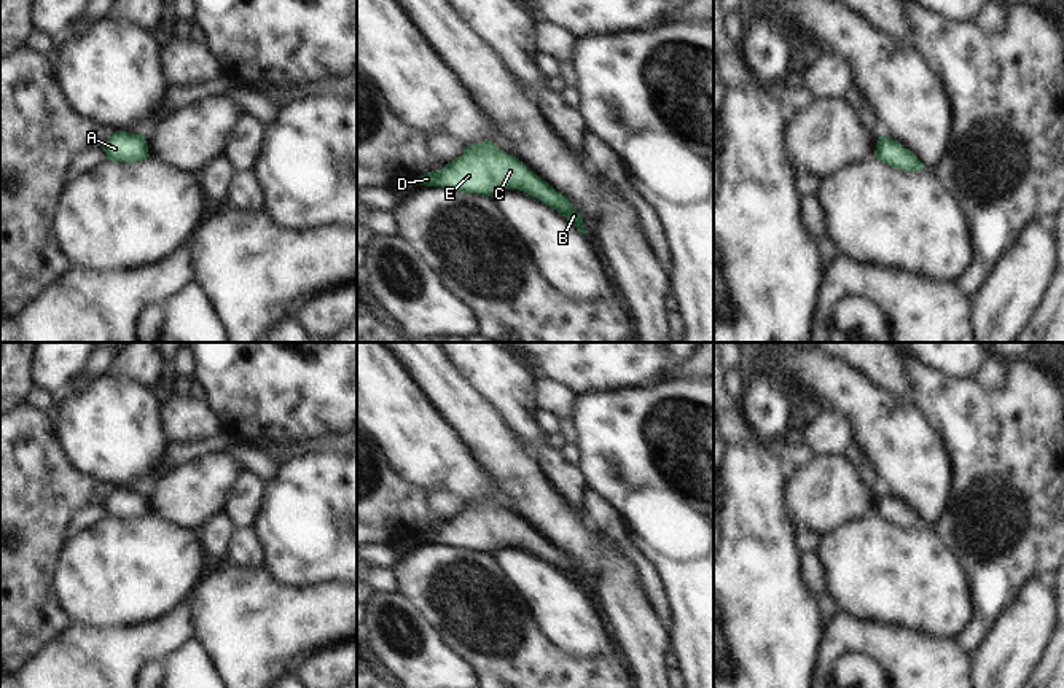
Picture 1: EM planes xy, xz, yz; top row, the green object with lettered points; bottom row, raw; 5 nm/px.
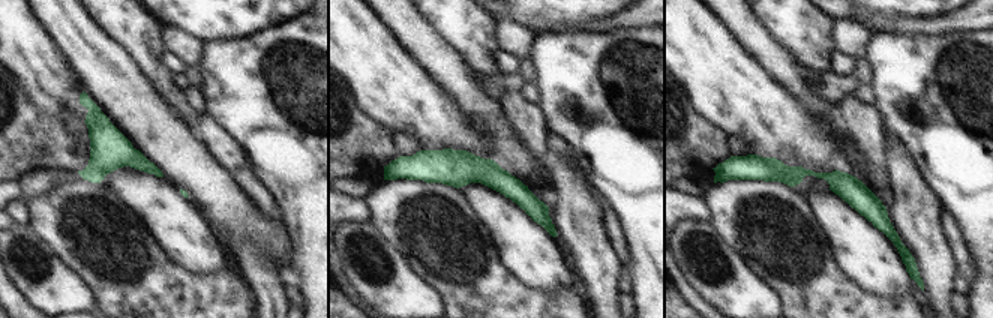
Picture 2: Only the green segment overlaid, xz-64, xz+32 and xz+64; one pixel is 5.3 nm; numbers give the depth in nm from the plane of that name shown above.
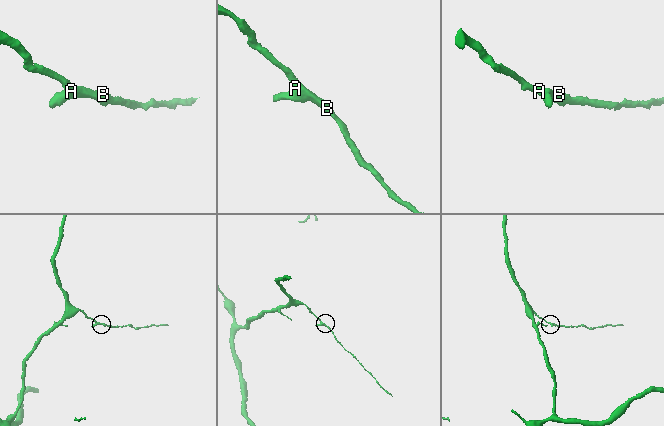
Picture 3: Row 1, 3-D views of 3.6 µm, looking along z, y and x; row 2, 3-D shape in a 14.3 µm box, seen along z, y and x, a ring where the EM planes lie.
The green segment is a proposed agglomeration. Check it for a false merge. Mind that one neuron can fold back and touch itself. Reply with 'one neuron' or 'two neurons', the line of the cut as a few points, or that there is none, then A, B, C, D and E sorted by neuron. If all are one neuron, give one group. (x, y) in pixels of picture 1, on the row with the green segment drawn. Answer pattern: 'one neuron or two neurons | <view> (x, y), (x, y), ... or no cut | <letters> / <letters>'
one neuron | no cut | A B C D E

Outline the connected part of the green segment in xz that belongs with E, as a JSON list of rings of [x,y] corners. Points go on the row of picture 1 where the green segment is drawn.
[[[491,140],[471,143],[462,156],[448,162],[443,169],[417,177],[417,182],[425,186],[441,186],[478,196],[491,196],[500,190],[519,190],[562,213],[567,221],[588,236],[581,215],[565,196]]]

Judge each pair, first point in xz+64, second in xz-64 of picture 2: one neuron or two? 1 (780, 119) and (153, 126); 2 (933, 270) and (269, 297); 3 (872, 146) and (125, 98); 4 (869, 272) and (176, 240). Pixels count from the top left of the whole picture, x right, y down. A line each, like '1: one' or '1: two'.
1: two
2: one
3: two
4: one

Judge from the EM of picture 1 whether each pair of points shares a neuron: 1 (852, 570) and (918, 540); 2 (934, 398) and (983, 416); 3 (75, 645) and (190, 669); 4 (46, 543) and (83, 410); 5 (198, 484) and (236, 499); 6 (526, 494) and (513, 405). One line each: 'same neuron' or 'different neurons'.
1: same neuron
2: same neuron
3: same neuron
4: different neurons
5: different neurons
6: different neurons

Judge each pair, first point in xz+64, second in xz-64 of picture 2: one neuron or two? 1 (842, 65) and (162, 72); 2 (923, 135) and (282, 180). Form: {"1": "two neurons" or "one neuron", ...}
{"1": "two neurons", "2": "one neuron"}

